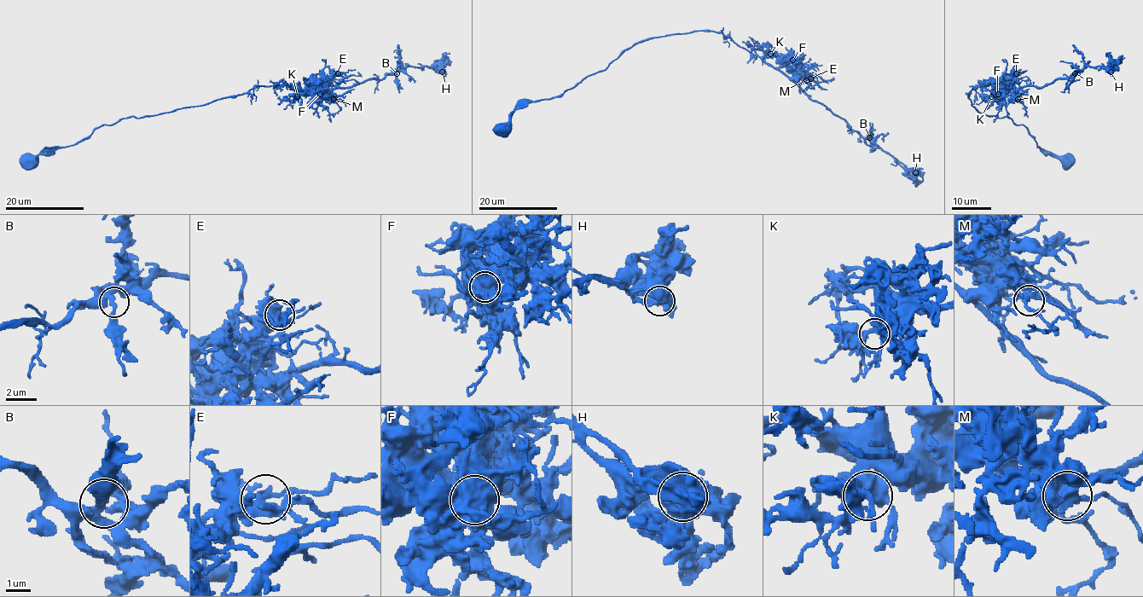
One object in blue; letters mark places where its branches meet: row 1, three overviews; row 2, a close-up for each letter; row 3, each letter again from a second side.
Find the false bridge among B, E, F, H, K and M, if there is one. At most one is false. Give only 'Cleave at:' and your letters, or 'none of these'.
Cleave at: F

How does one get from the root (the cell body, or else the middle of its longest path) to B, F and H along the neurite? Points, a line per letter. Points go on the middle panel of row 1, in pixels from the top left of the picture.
B: (501, 127), (519, 107), (559, 96), (638, 43), (714, 31), (777, 67), (812, 100), (869, 137)
F: (501, 127), (519, 107), (559, 96), (602, 72), (625, 49), (657, 37), (714, 31), (753, 55), (792, 60)
H: (501, 127), (519, 107), (559, 96), (638, 43), (714, 31), (777, 67), (812, 100), (915, 172)

